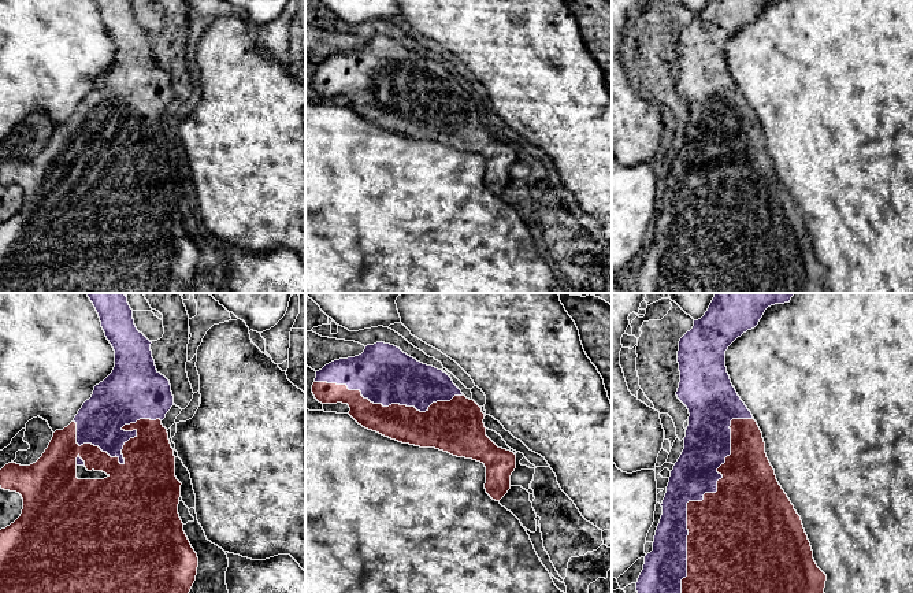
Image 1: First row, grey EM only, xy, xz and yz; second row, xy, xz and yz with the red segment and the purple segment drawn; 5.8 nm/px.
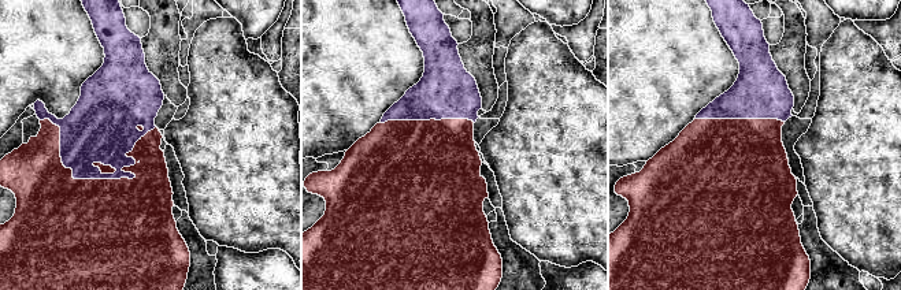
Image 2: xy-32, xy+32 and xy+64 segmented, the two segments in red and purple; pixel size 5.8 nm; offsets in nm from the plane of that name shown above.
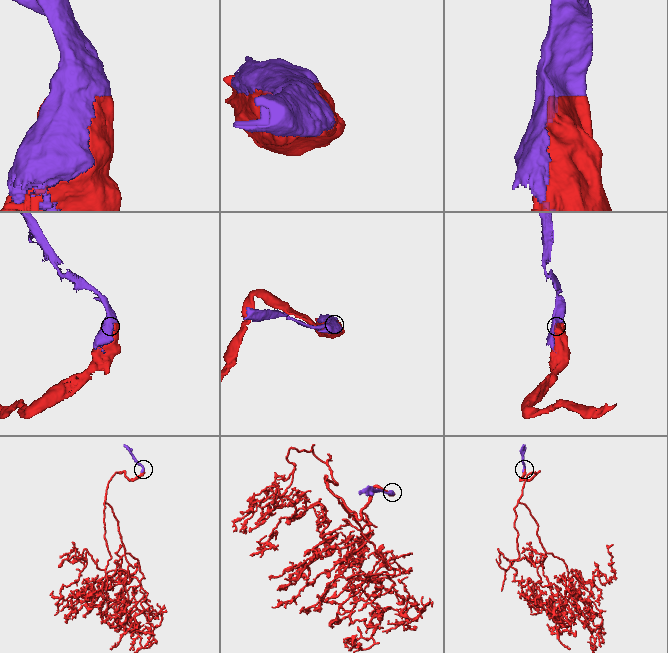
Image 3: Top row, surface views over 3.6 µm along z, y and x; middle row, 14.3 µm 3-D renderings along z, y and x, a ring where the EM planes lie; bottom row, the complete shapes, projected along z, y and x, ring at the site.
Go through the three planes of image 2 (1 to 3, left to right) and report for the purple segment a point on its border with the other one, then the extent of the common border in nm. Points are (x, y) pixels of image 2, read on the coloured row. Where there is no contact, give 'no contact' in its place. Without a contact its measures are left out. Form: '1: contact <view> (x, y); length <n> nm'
1: contact xy-32 (102, 179); length 700 nm
2: contact xy+32 (427, 121); length 550 nm
3: contact xy+64 (740, 119); length 550 nm

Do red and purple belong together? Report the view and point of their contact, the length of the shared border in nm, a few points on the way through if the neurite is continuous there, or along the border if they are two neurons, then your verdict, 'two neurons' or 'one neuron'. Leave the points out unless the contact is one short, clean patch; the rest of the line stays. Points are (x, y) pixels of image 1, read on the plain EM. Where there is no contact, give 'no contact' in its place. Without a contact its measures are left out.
contact yz (702, 193); length 1150 nm; one neuron

